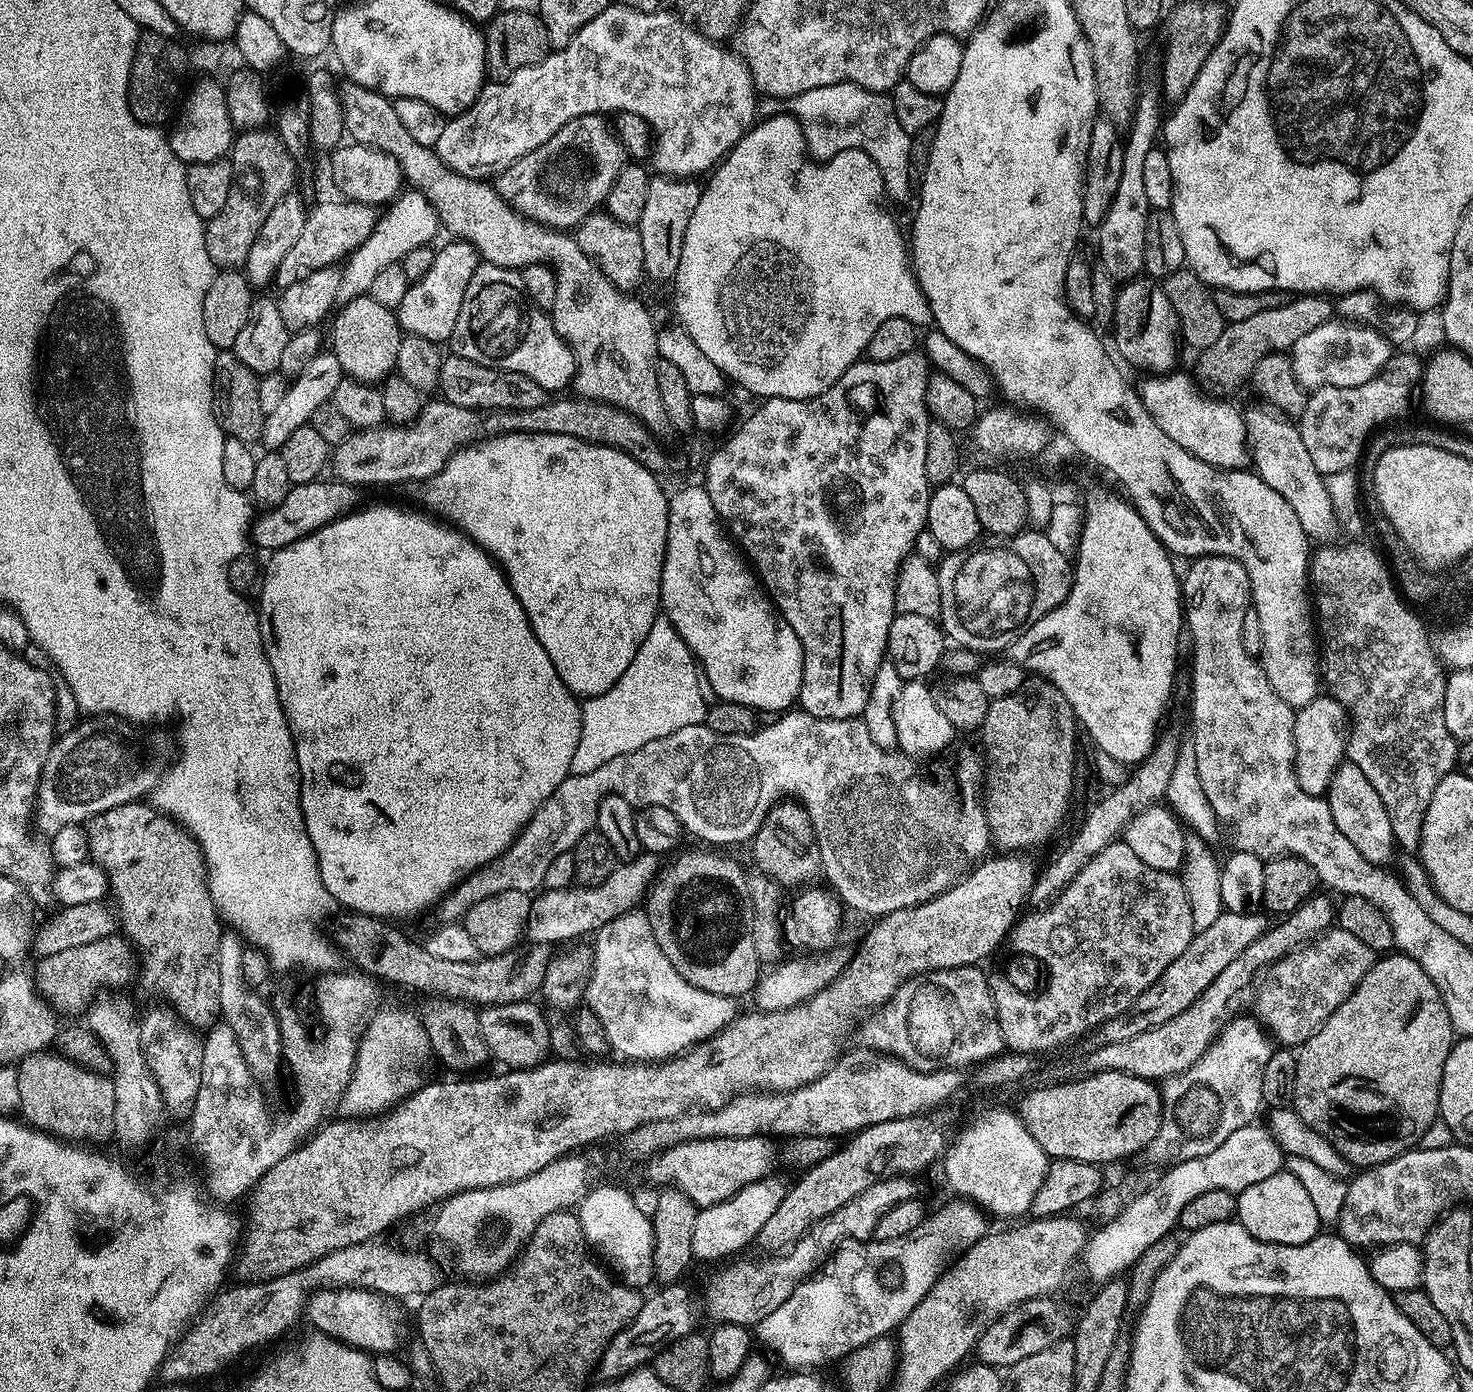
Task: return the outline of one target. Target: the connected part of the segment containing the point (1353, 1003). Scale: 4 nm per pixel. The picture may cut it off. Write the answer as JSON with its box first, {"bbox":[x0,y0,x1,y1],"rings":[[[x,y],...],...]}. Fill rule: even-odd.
{"bbox":[1291,954,1454,1170],"rings":[[[1403,954],[1381,955],[1362,978],[1362,982],[1358,982],[1358,986],[1350,994],[1350,998],[1346,998],[1346,1002],[1342,1002],[1342,1006],[1338,1006],[1338,1010],[1334,1010],[1334,1014],[1330,1014],[1330,1018],[1326,1018],[1326,1022],[1322,1022],[1322,1026],[1310,1034],[1310,1038],[1305,1044],[1299,1045],[1296,1052],[1298,1070],[1294,1077],[1294,1098],[1291,1107],[1295,1108],[1297,1114],[1302,1118],[1302,1122],[1306,1122],[1306,1126],[1310,1126],[1310,1130],[1322,1134],[1322,1138],[1326,1138],[1326,1142],[1330,1142],[1330,1146],[1334,1146],[1336,1153],[1349,1165],[1357,1164],[1356,1168],[1363,1170],[1377,1164],[1390,1162],[1404,1152],[1415,1149],[1420,1143],[1422,1134],[1426,1134],[1426,1130],[1430,1130],[1432,1123],[1439,1117],[1442,1074],[1446,1066],[1446,1058],[1450,1058],[1453,1043],[1454,1029],[1450,1022],[1450,1014],[1446,1010],[1446,1002],[1442,998],[1438,986],[1434,986],[1434,982],[1430,978],[1430,974],[1426,974],[1426,970],[1422,970],[1422,966],[1418,966],[1418,962],[1414,962],[1414,958],[1409,956]]]}

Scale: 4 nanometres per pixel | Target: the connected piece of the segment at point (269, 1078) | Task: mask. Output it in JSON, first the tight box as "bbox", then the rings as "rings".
{"bbox":[218,930,285,1094],"rings":[[[228,930],[220,937],[218,946],[218,978],[220,998],[220,1016],[223,1023],[234,1030],[234,1038],[238,1038],[238,1046],[242,1050],[242,1058],[246,1058],[246,1066],[250,1074],[260,1085],[265,1094],[276,1092],[280,1088],[280,1068],[285,1067],[282,1042],[279,1038],[279,1022],[272,1010],[271,1003],[260,997],[259,991],[249,988],[242,978],[242,954],[246,944],[235,932]]]}

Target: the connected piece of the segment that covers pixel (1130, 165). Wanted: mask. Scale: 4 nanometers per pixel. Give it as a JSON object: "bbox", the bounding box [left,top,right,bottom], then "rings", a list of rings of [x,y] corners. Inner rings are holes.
{"bbox":[1099,103,1162,282],"rings":[[[1137,103],[1136,111],[1127,129],[1128,141],[1122,144],[1122,170],[1118,178],[1118,190],[1114,190],[1114,202],[1110,202],[1110,210],[1106,210],[1106,218],[1099,224],[1100,232],[1100,264],[1109,277],[1119,282],[1137,279],[1144,272],[1144,255],[1146,254],[1146,226],[1148,225],[1148,199],[1142,170],[1146,154],[1157,143],[1162,132],[1162,115],[1156,104]]]}

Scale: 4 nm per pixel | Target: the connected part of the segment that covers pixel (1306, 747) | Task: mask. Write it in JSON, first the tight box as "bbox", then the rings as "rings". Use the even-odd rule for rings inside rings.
{"bbox":[1292,694,1346,797],"rings":[[[1317,694],[1306,706],[1295,709],[1295,713],[1292,770],[1298,786],[1302,786],[1306,794],[1323,797],[1333,772],[1346,754],[1346,713],[1341,704],[1327,694]]]}

